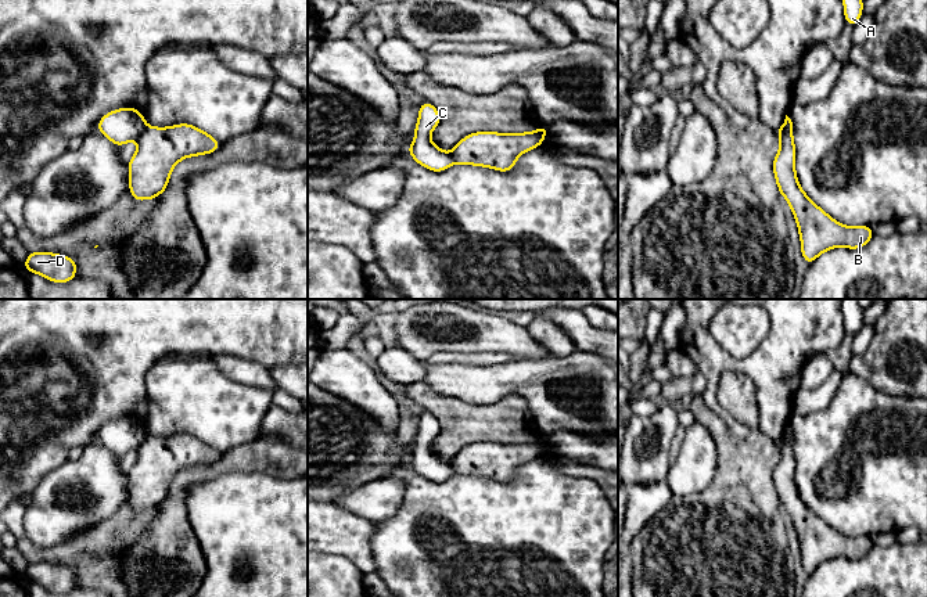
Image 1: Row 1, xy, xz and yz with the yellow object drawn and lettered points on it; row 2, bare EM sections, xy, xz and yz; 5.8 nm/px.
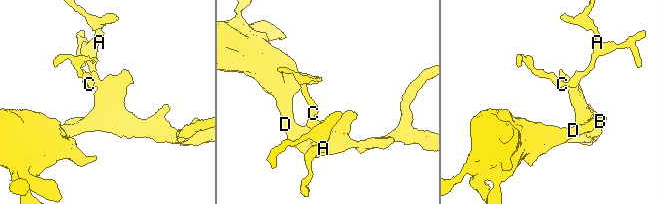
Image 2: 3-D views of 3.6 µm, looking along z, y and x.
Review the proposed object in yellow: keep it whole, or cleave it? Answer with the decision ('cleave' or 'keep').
cleave

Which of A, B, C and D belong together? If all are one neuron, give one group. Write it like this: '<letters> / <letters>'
A C / B D

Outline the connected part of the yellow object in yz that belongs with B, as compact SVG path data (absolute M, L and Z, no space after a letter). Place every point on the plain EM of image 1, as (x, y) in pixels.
M776 440L780 458L773 468L773 483L779 503L787 510L801 549L801 564L811 575L822 564L844 557L858 560L874 546L870 536L848 537L820 519L801 499L795 485L795 456L793 445Z

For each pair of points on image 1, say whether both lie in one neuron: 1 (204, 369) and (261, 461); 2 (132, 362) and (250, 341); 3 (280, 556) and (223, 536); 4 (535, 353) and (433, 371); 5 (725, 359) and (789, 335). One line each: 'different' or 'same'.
1: different
2: same
3: same
4: different
5: same

